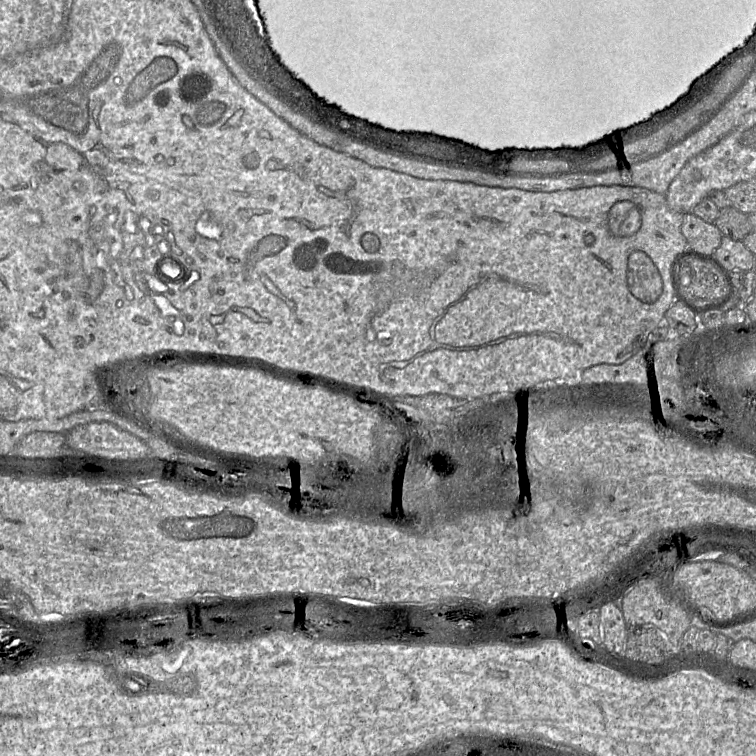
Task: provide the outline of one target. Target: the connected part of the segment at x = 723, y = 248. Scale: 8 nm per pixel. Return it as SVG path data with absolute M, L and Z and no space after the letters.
M722 235L719 247L709 255L724 271L749 272L754 269L755 255L740 240Z

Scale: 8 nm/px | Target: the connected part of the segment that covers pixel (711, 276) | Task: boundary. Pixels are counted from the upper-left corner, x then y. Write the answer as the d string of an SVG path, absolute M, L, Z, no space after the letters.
M684 257L671 273L672 286L679 299L693 309L709 306L728 290L721 272L711 263Z

